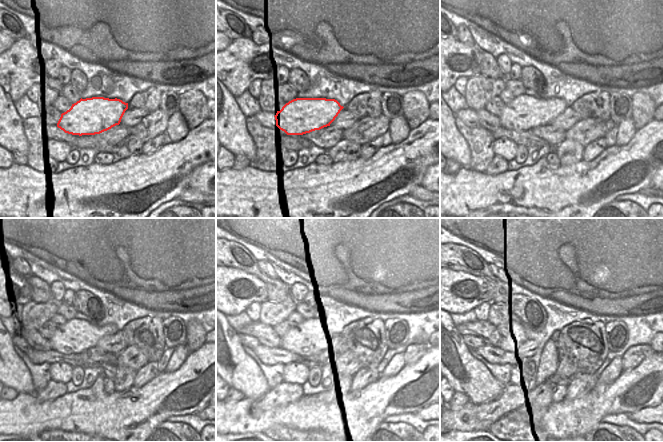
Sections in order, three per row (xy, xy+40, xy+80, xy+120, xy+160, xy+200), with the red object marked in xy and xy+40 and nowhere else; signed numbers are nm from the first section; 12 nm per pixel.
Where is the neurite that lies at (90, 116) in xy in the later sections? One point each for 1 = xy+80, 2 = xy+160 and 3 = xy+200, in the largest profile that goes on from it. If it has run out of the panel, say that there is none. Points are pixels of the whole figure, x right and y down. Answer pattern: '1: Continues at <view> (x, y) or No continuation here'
1: Continues at xy+80 (524, 112)
2: Continues at xy+160 (294, 337)
3: Continues at xy+200 (513, 337).

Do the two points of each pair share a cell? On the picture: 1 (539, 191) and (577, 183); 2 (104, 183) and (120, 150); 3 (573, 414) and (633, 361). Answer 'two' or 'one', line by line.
1: one
2: two
3: two

